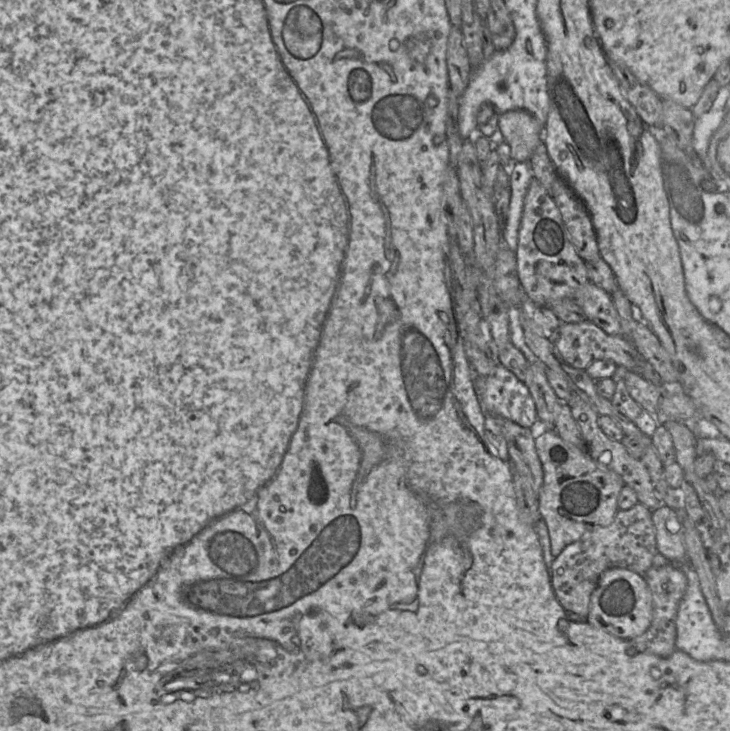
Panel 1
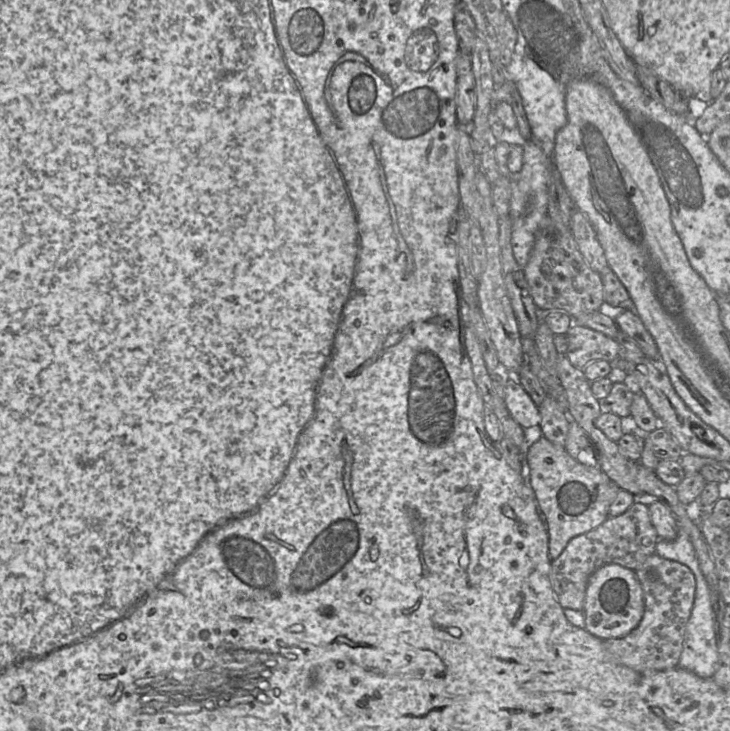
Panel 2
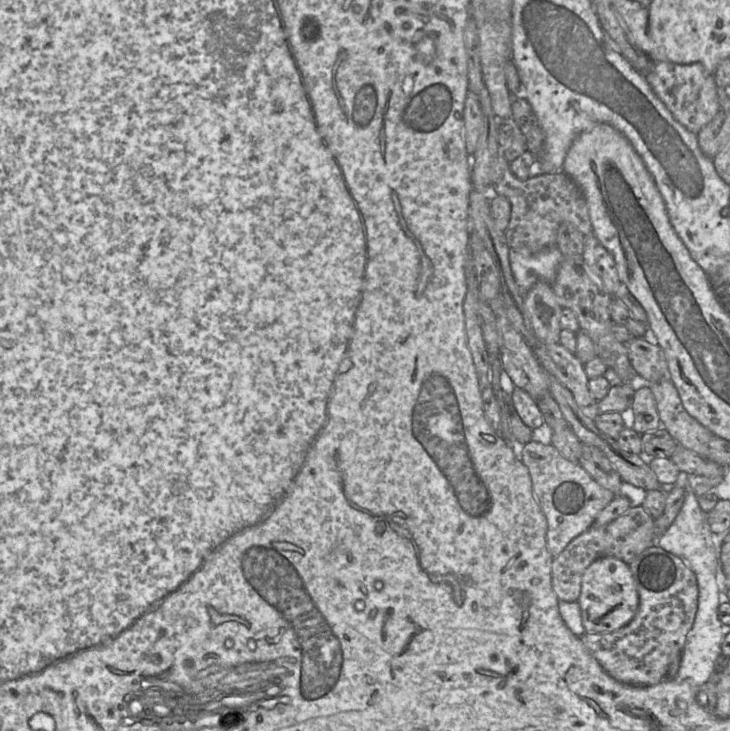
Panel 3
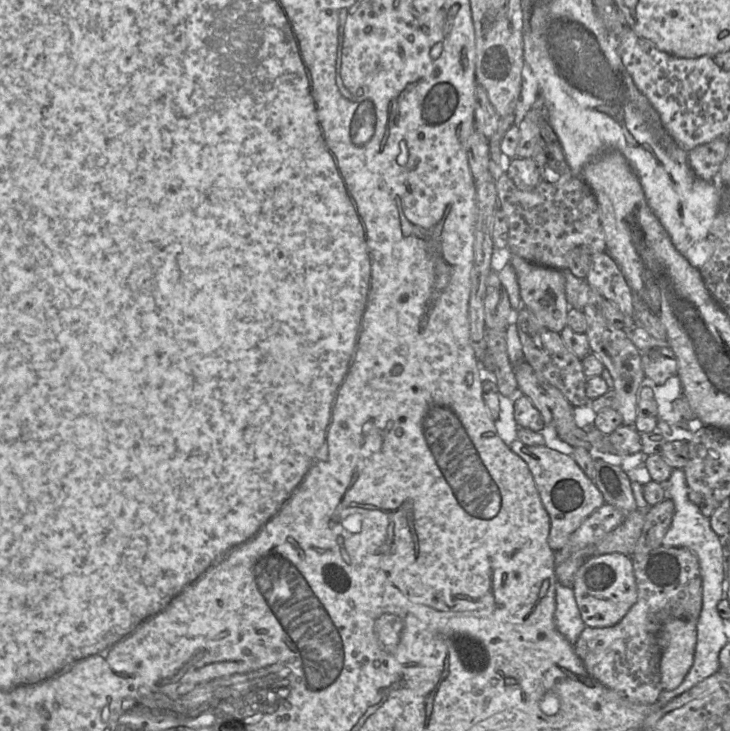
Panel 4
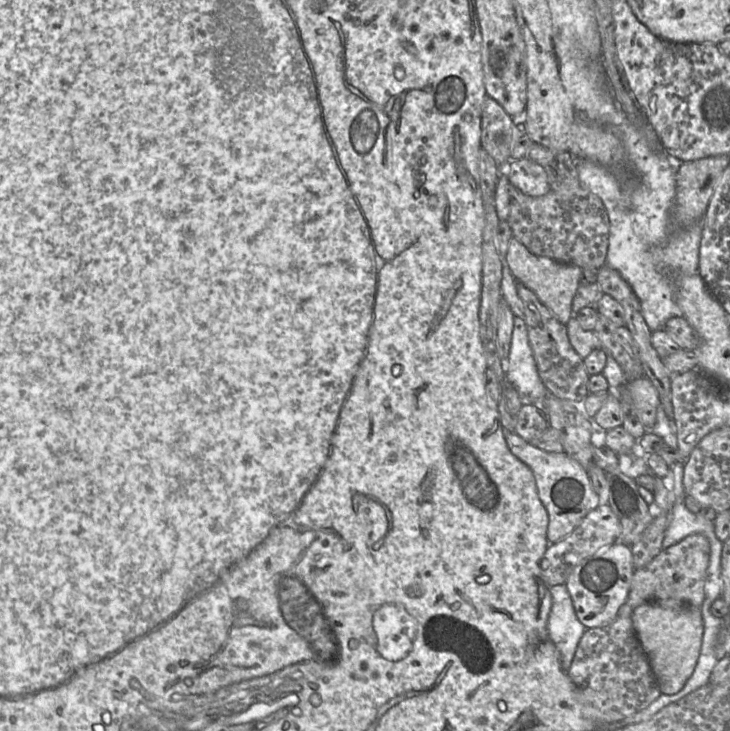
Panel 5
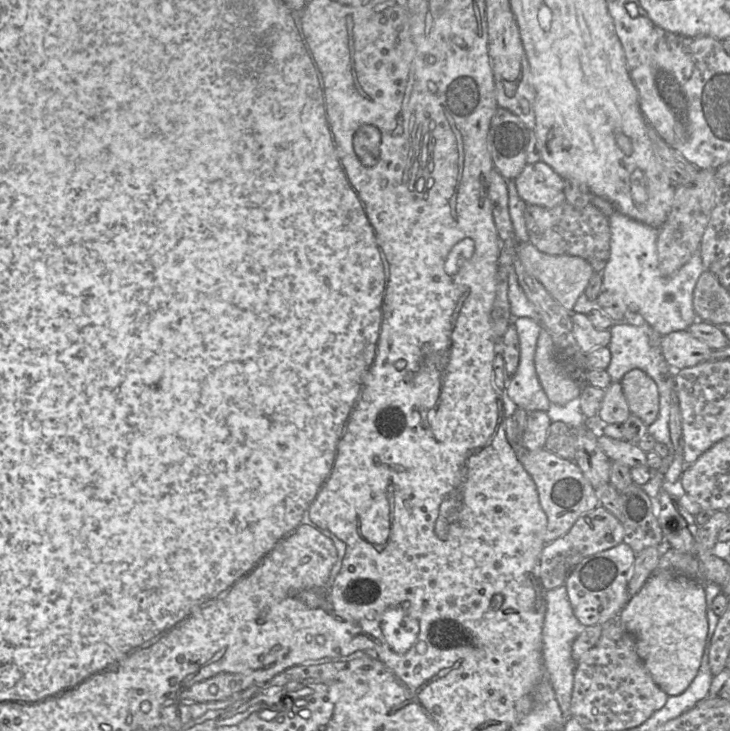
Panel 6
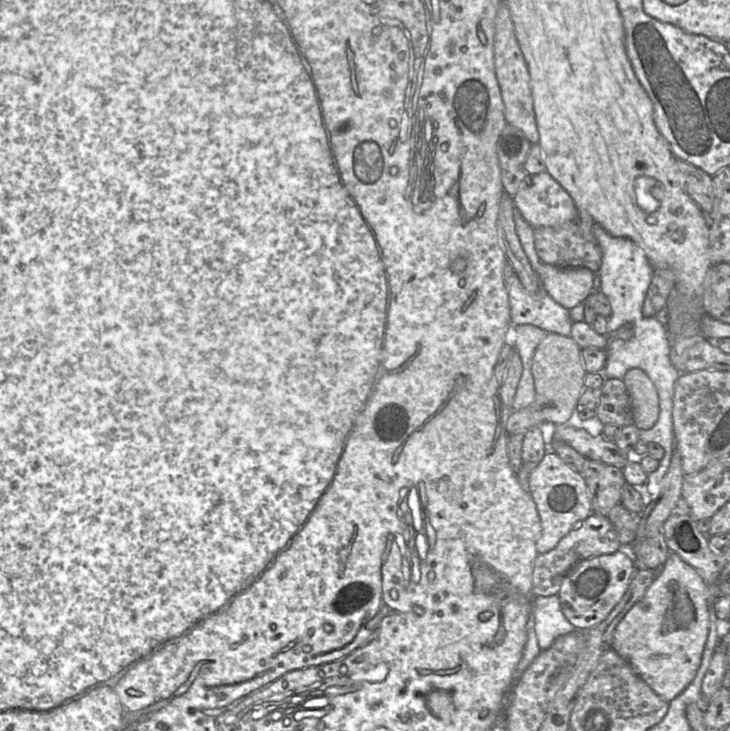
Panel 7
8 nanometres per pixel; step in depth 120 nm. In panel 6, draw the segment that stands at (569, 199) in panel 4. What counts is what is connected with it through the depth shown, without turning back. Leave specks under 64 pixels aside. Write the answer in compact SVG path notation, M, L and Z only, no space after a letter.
M566 201L553 208L526 204L524 212L529 241L540 252L578 256L585 259L594 272L603 271L610 255L611 233L609 219L596 206L576 208Z

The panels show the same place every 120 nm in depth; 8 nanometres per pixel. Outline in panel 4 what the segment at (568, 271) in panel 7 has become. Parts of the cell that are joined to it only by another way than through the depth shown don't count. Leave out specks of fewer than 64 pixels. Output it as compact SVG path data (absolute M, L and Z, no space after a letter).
M513 253L508 254L508 262L517 275L522 305L528 308L546 328L560 334L567 325L567 313L570 308L562 270L527 261Z

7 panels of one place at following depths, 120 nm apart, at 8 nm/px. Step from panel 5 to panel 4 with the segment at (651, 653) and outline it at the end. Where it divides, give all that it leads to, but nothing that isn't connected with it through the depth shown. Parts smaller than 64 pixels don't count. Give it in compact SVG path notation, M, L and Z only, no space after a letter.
M680 618L670 619L659 631L660 678L661 686L666 691L677 688L693 664L696 623Z

